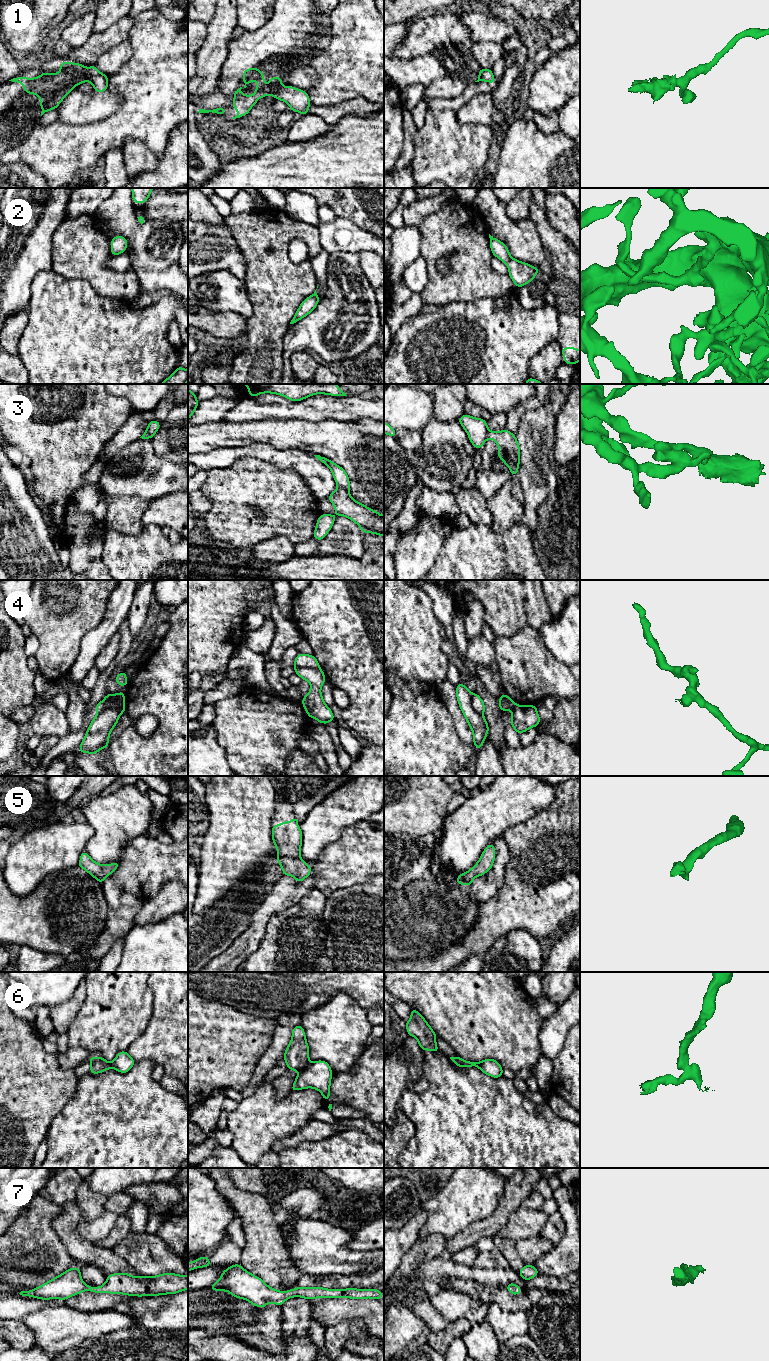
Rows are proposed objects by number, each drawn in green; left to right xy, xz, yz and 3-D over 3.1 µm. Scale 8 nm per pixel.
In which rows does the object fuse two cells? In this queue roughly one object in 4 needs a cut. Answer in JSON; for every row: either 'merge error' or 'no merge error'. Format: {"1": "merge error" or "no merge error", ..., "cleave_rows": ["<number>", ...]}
{"1": "merge error", "2": "no merge error", "3": "merge error", "4": "merge error", "5": "no merge error", "6": "merge error", "7": "no merge error", "cleave_rows": ["1", "3", "4", "6"]}

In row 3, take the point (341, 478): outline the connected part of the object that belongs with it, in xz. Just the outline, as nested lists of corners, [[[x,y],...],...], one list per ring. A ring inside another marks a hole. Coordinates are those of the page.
[[[314,455],[314,456],[320,462],[324,463],[325,465],[327,465],[330,468],[332,475],[334,477],[334,480],[335,480],[336,484],[338,485],[338,487],[349,490],[349,487],[350,487],[349,477],[343,468],[341,468],[339,465],[335,464],[334,462],[332,462],[331,460],[329,460],[323,456],[320,456],[320,455]]]

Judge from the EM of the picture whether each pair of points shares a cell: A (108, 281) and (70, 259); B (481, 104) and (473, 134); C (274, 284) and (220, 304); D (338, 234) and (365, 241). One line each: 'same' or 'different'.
A: same
B: different
C: different
D: same

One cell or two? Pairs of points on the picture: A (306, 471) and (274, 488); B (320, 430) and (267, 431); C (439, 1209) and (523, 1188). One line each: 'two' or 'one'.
A: two
B: one
C: two

